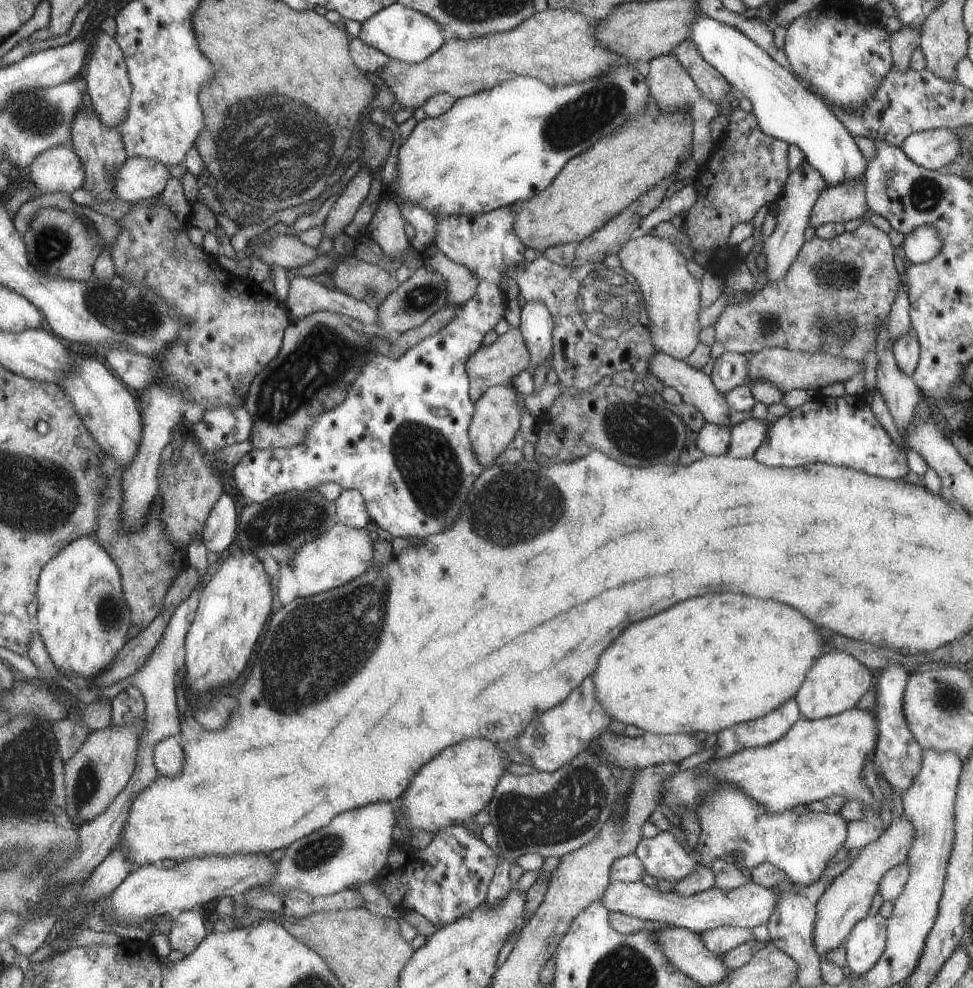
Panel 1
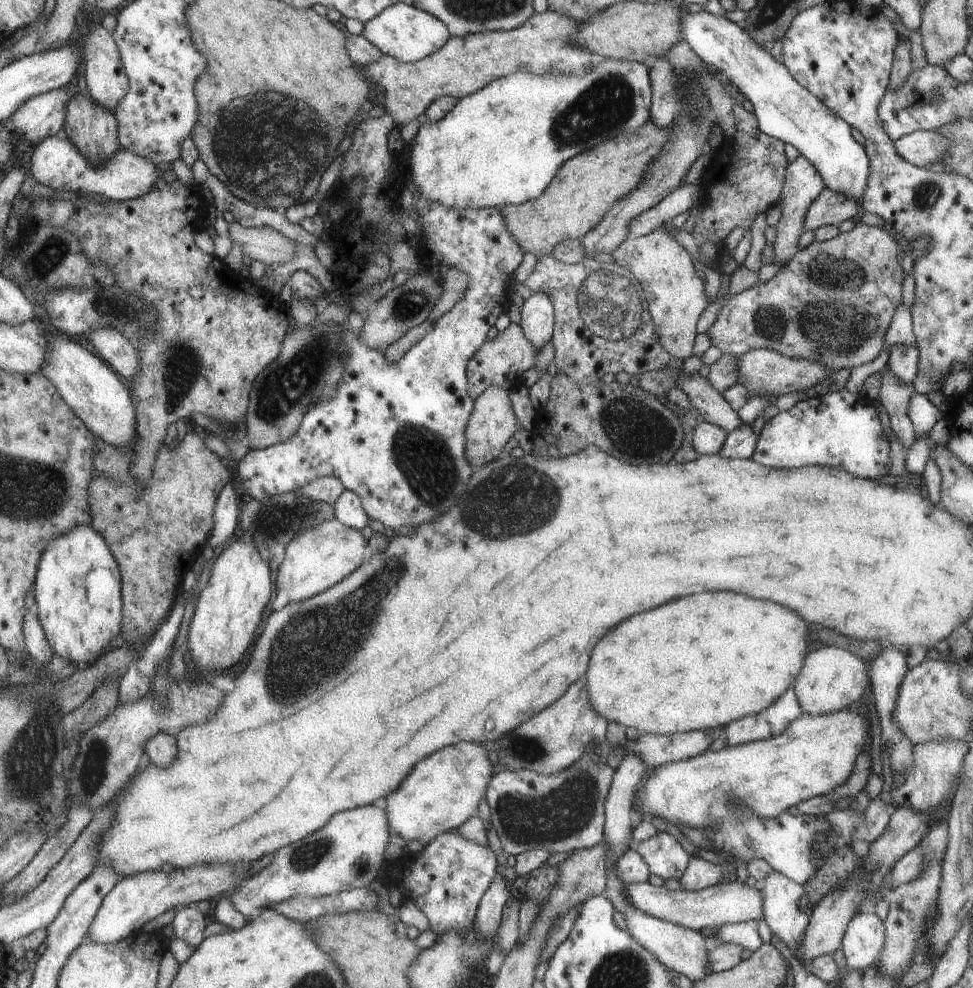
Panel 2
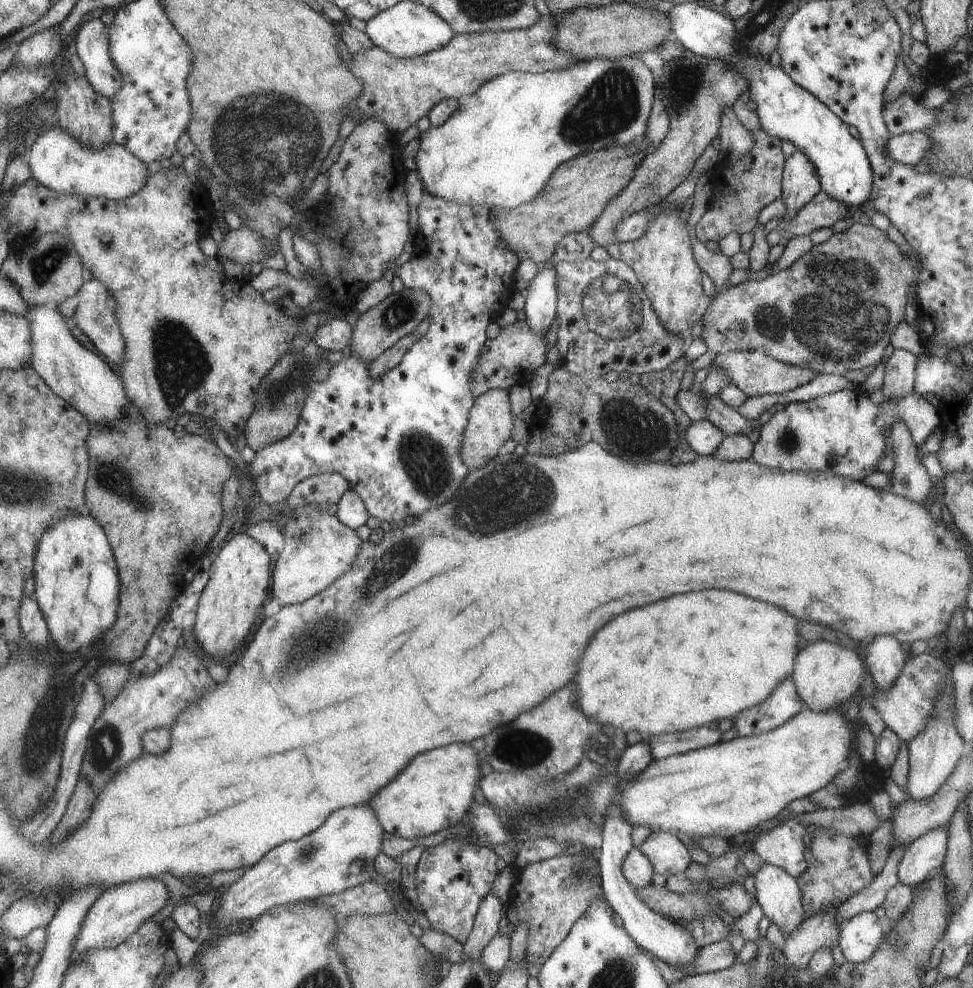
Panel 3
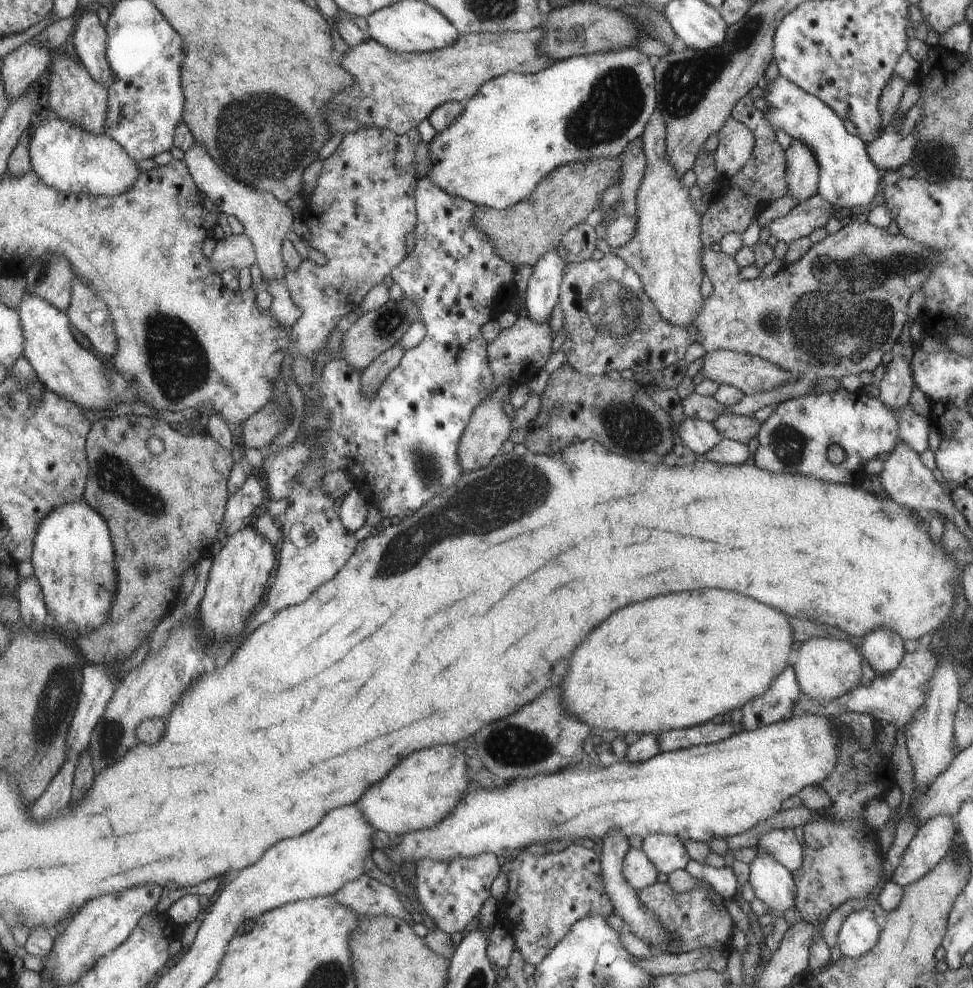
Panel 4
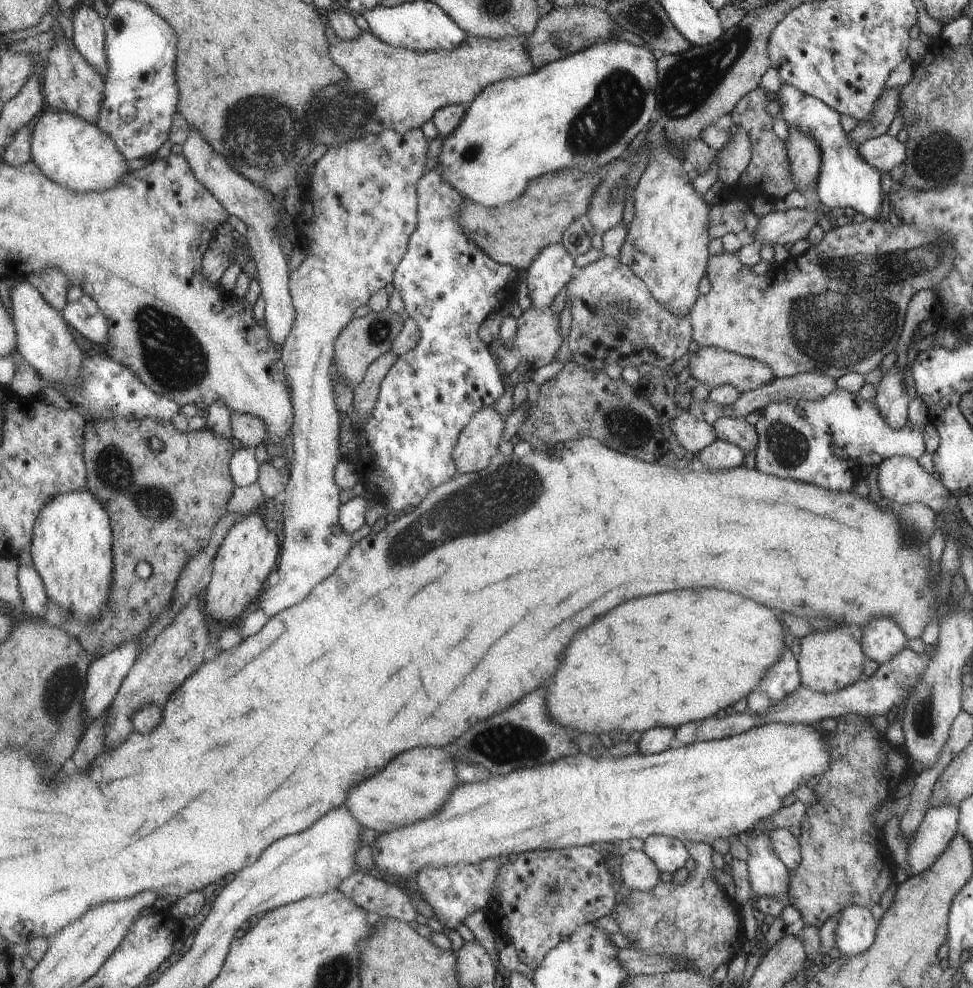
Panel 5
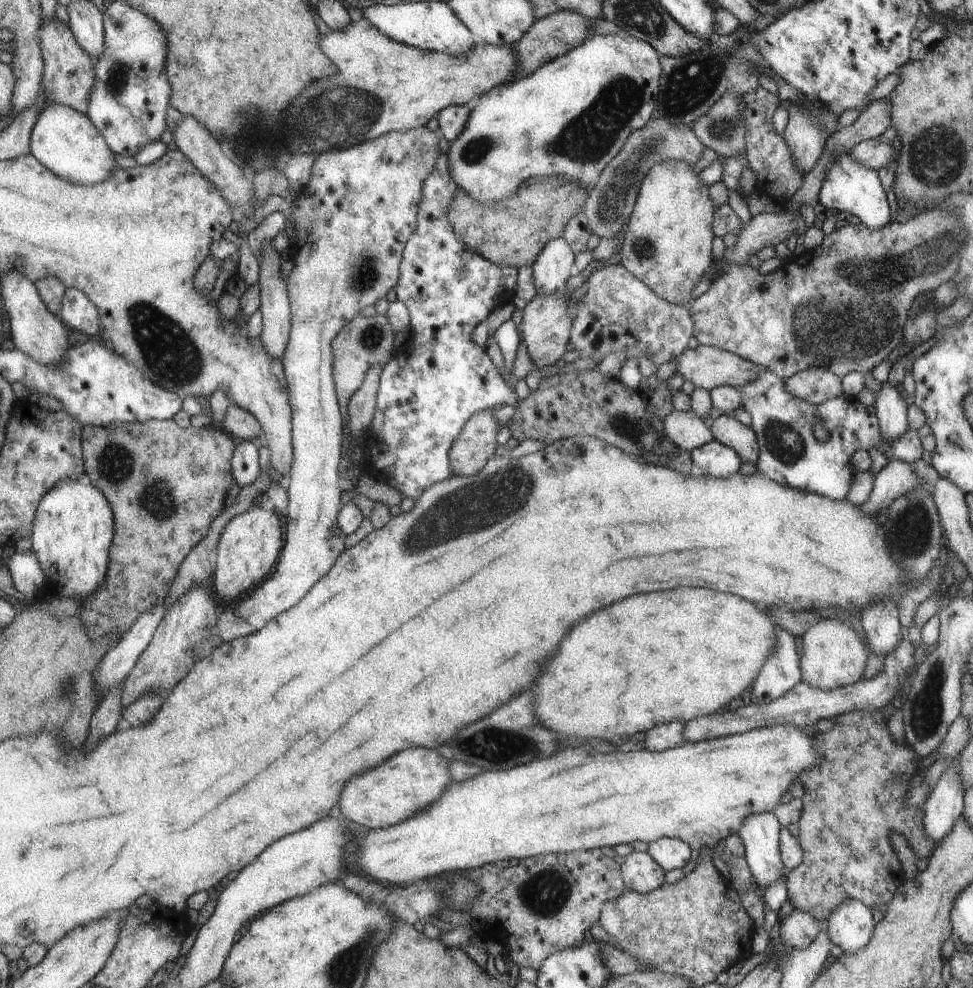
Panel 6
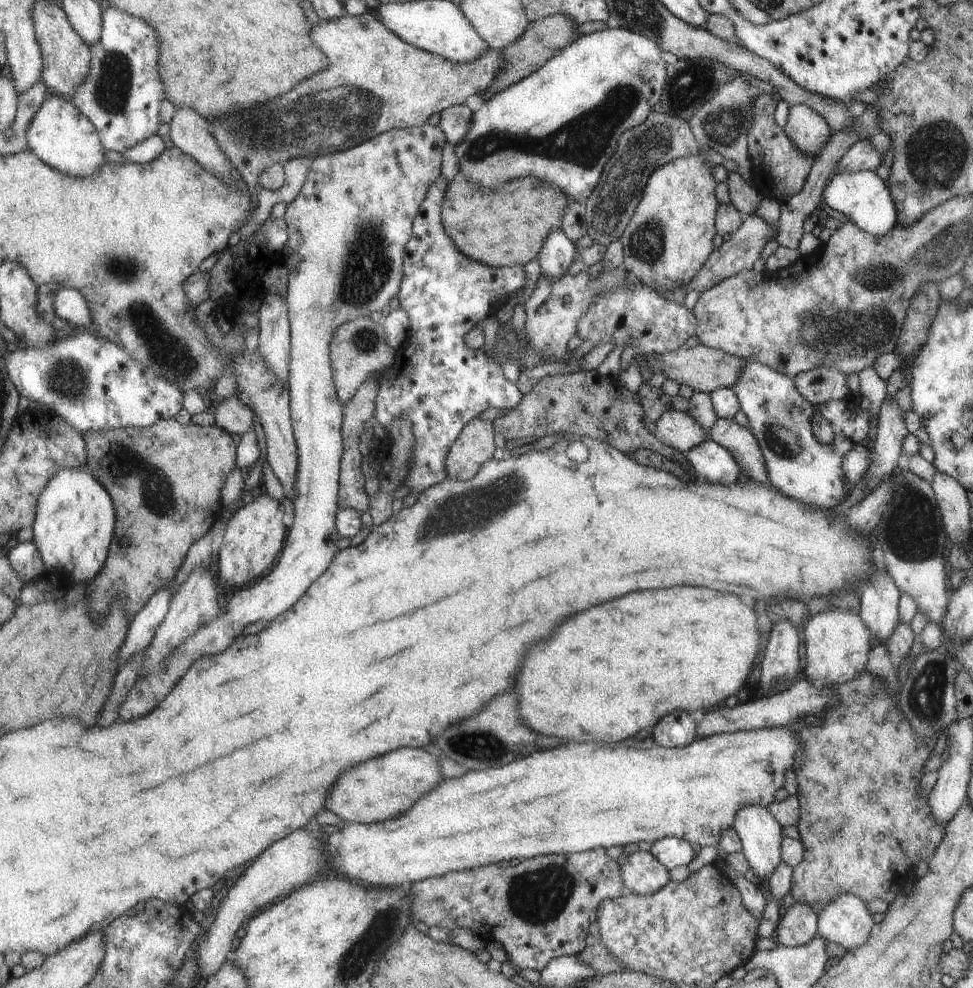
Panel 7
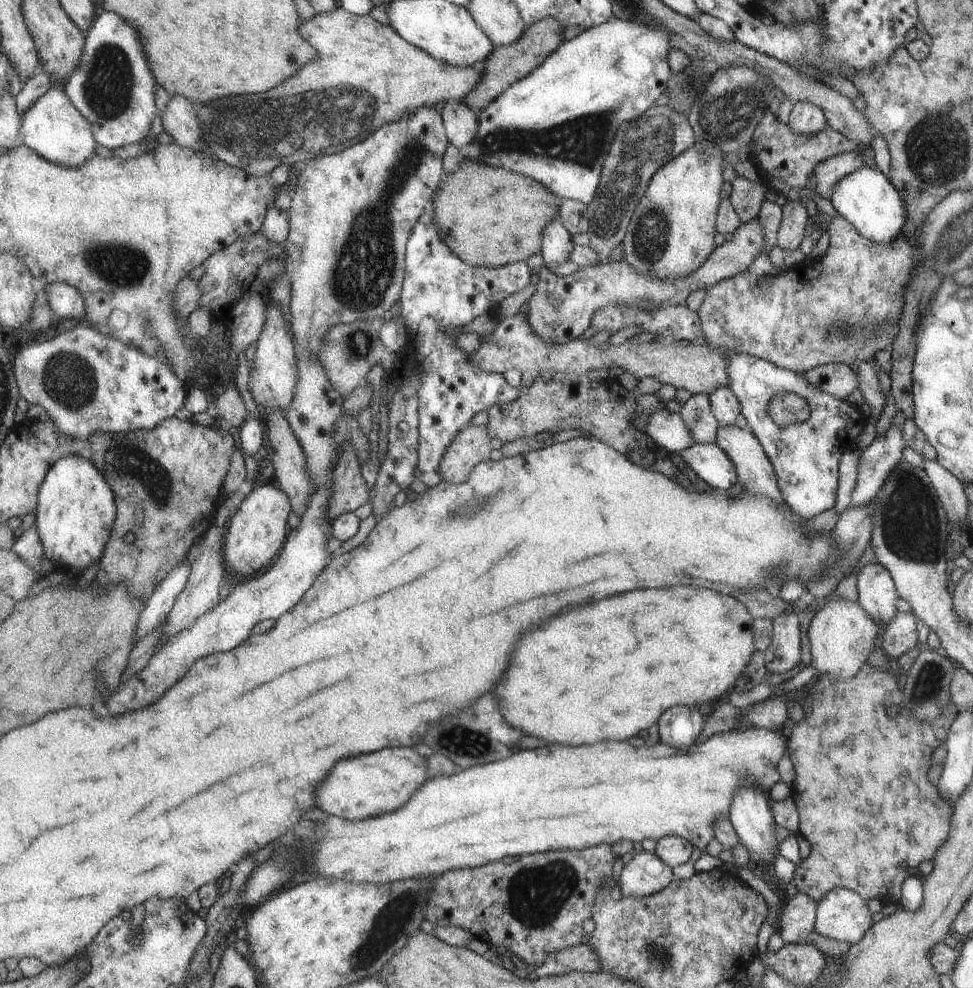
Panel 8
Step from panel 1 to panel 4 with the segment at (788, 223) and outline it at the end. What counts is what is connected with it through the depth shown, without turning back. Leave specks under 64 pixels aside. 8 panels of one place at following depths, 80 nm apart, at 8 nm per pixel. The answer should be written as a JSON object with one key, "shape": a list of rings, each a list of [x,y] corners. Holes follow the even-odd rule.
{"shape":[[[791,140],[791,146],[787,148],[787,195],[803,200],[817,193],[818,167],[813,150],[805,146],[799,140]]]}

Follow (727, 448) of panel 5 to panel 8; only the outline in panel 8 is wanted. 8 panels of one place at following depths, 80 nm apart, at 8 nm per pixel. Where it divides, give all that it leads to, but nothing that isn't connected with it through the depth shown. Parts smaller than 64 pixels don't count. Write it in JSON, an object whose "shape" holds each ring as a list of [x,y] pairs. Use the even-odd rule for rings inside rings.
{"shape":[[[713,442],[693,443],[678,455],[711,488],[727,490],[736,482],[732,459]]]}

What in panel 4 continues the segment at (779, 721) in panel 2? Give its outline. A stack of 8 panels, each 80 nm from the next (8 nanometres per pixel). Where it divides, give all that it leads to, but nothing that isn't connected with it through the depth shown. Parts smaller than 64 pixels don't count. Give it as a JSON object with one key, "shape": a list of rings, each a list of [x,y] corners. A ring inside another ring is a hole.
{"shape":[[[790,663],[777,674],[769,689],[760,698],[753,698],[752,702],[745,702],[740,708],[741,730],[756,730],[773,722],[790,719],[789,714],[795,709],[800,694],[796,671]]]}

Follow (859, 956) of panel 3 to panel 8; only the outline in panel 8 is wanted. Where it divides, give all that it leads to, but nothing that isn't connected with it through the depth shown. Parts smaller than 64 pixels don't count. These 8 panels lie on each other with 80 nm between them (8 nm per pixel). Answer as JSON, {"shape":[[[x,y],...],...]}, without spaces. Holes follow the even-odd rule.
{"shape":[[[849,889],[829,891],[816,904],[814,931],[821,936],[849,942],[860,941],[871,926],[871,914],[865,902]]]}

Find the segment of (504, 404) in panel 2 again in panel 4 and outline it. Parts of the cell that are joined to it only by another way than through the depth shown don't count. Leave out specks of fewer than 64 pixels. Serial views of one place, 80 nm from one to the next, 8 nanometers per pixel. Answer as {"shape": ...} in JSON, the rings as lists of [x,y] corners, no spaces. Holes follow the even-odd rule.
{"shape":[[[509,386],[497,387],[496,393],[491,398],[485,398],[485,402],[473,410],[471,420],[467,428],[460,434],[459,445],[457,446],[457,459],[463,472],[472,472],[488,466],[497,454],[503,440],[509,436],[509,418],[503,412],[503,400],[508,398]]]}

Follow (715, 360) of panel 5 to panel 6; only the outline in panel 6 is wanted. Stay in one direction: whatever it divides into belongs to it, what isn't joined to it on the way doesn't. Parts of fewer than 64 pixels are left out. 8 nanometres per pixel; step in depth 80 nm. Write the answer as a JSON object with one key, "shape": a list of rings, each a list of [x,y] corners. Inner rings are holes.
{"shape":[[[698,345],[695,349],[685,349],[683,353],[673,358],[673,360],[677,364],[674,374],[681,374],[684,380],[689,380],[693,383],[695,389],[704,388],[705,390],[711,390],[719,385],[729,385],[739,389],[745,386],[745,383],[755,380],[759,373],[765,370],[748,359],[707,345]]]}

